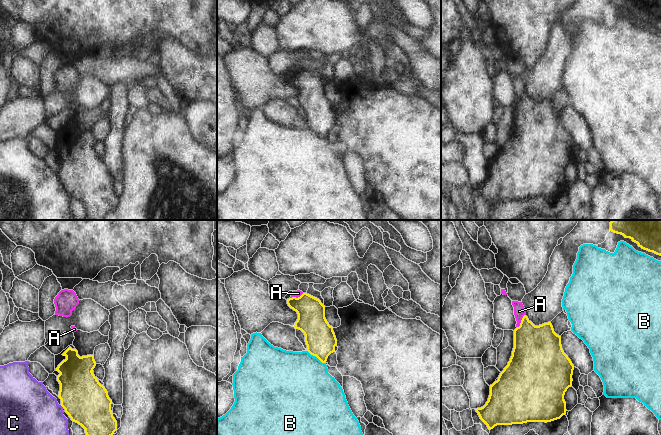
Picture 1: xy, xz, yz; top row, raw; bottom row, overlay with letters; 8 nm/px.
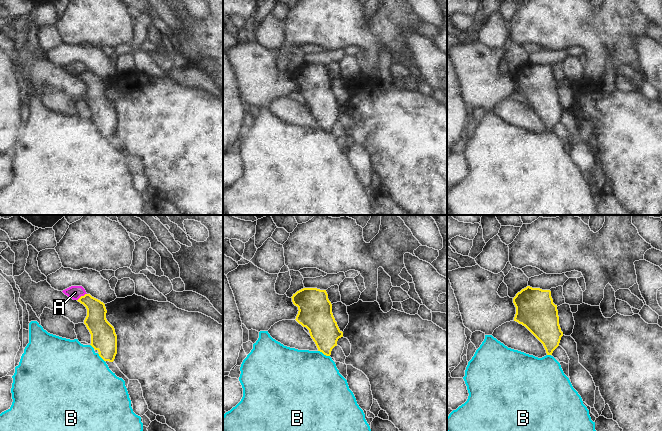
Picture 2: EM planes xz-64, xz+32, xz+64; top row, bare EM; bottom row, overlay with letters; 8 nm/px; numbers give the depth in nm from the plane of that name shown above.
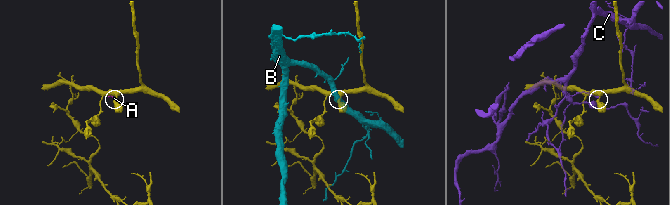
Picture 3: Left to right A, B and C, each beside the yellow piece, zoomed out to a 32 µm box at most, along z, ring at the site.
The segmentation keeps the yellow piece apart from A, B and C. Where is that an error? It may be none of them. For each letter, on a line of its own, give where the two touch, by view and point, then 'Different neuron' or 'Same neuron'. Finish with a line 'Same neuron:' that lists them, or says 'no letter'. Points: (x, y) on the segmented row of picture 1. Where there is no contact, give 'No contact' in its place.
A: Touches yellow at yz (521, 321). Different neuron
B: Touches yellow at xz (321, 361). Different neuron
C: Touches yellow at xy (62, 406). Different neuron
Same neuron: no letter.

